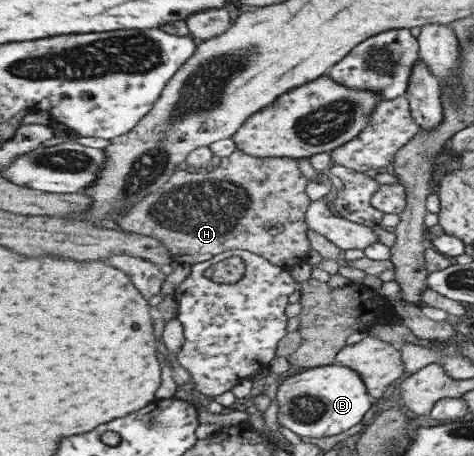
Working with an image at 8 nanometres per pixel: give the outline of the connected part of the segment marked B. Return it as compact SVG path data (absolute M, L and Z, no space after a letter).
M342 364L313 367L288 377L278 387L278 423L299 436L332 437L358 425L372 410L375 398L368 393L362 374Z

